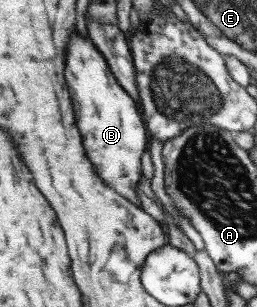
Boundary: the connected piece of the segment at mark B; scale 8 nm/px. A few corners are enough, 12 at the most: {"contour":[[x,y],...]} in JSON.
{"contour":[[73,30],[64,78],[94,171],[136,196],[143,115]]}

